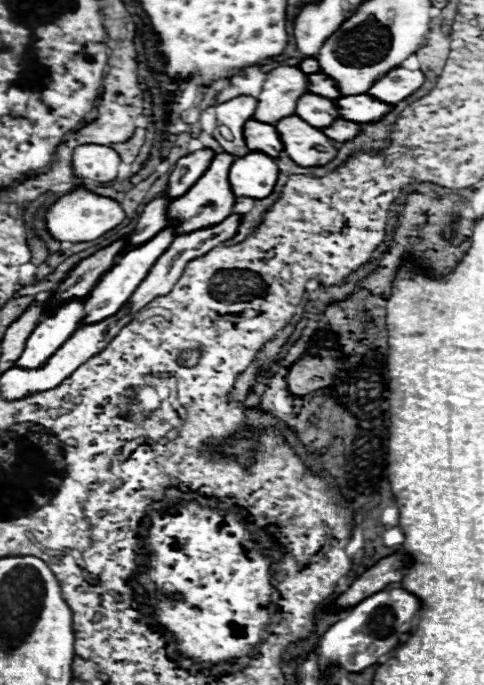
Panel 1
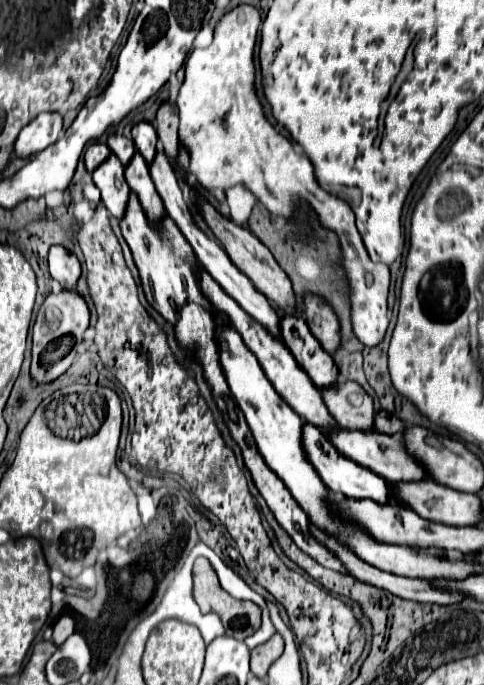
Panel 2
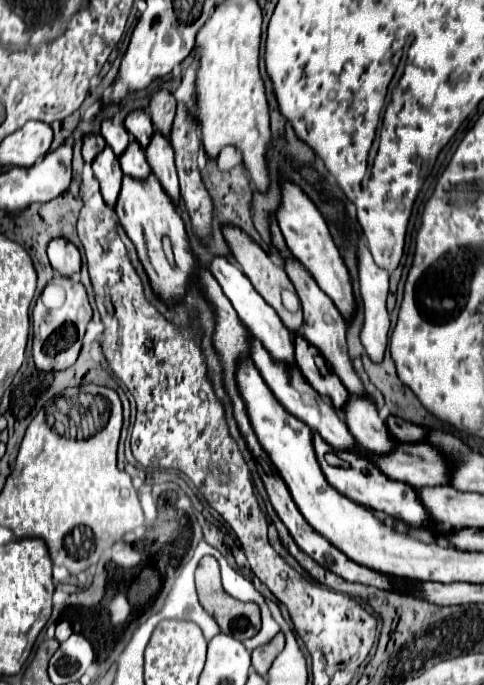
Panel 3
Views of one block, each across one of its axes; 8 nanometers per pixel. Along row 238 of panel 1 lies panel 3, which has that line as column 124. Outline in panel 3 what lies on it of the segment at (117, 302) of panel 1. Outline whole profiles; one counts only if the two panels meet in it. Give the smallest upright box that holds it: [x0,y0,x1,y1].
[118,136,152,178]

